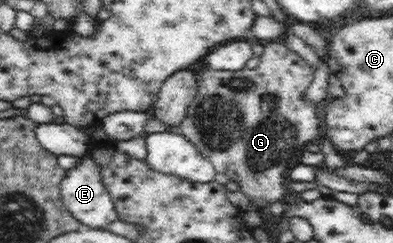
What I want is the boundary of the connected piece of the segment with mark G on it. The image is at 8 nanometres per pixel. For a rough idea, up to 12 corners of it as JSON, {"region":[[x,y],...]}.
{"region":[[283,41],[193,72],[181,134],[255,205],[323,137]]}

